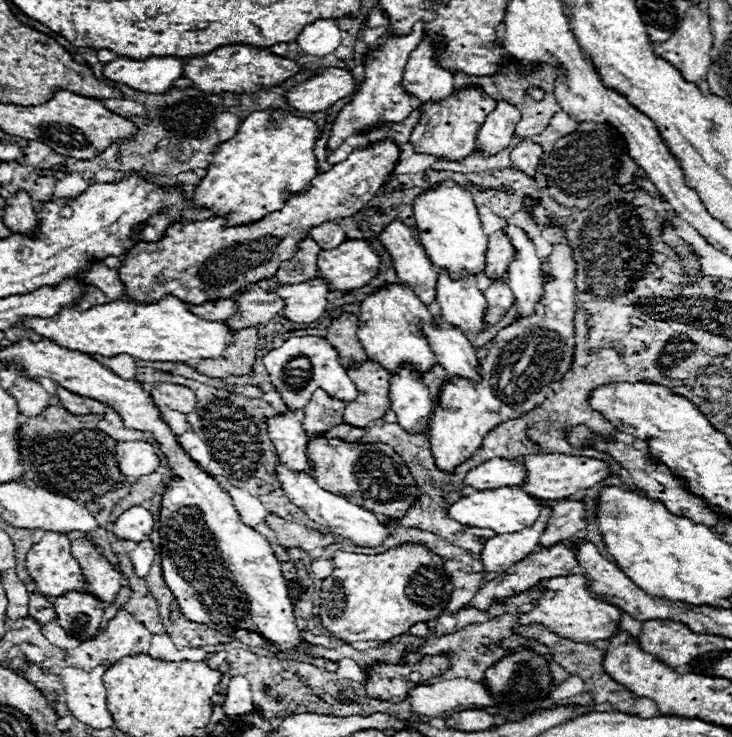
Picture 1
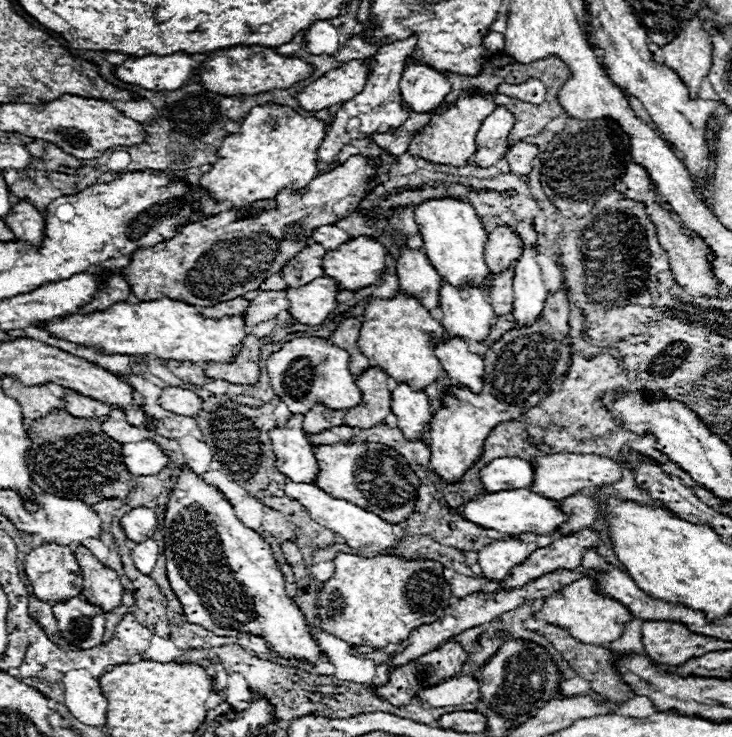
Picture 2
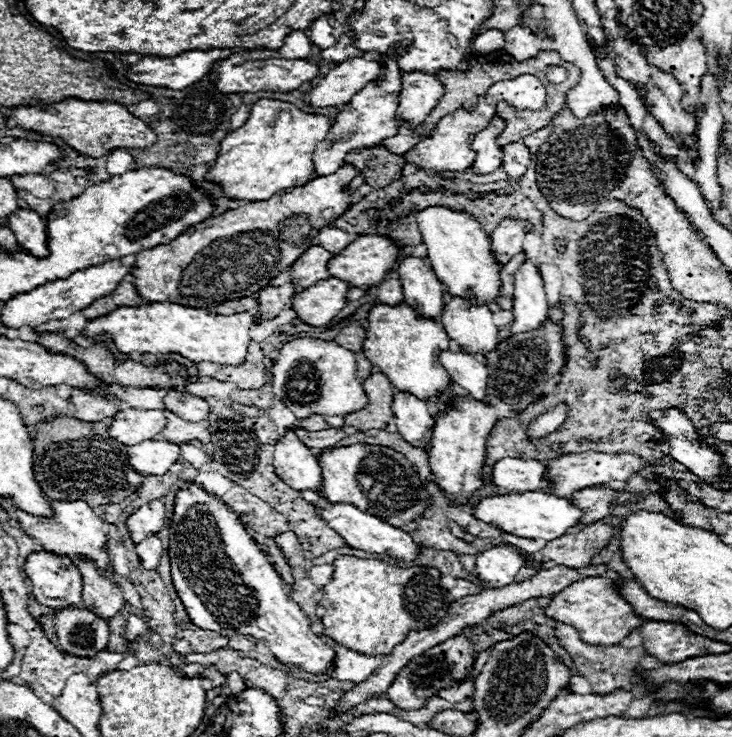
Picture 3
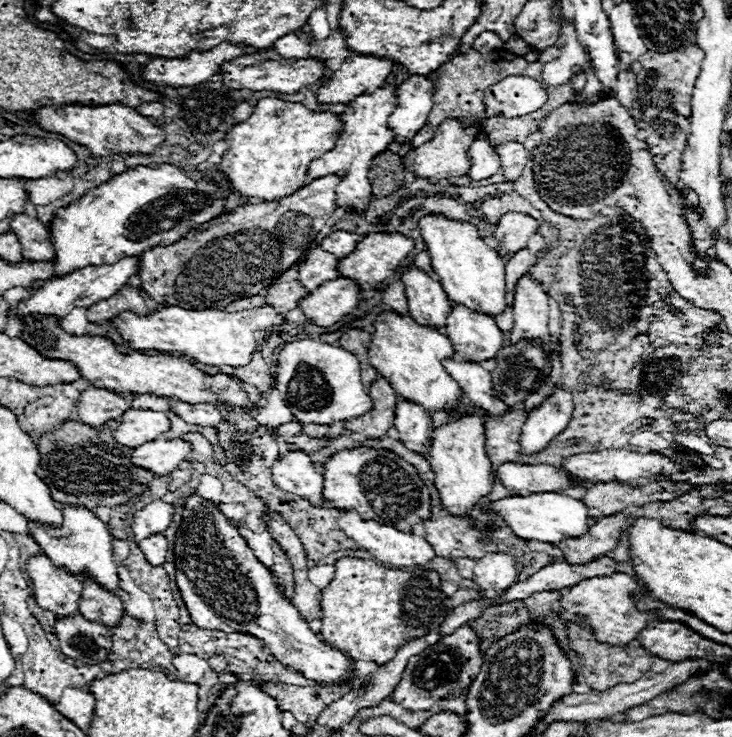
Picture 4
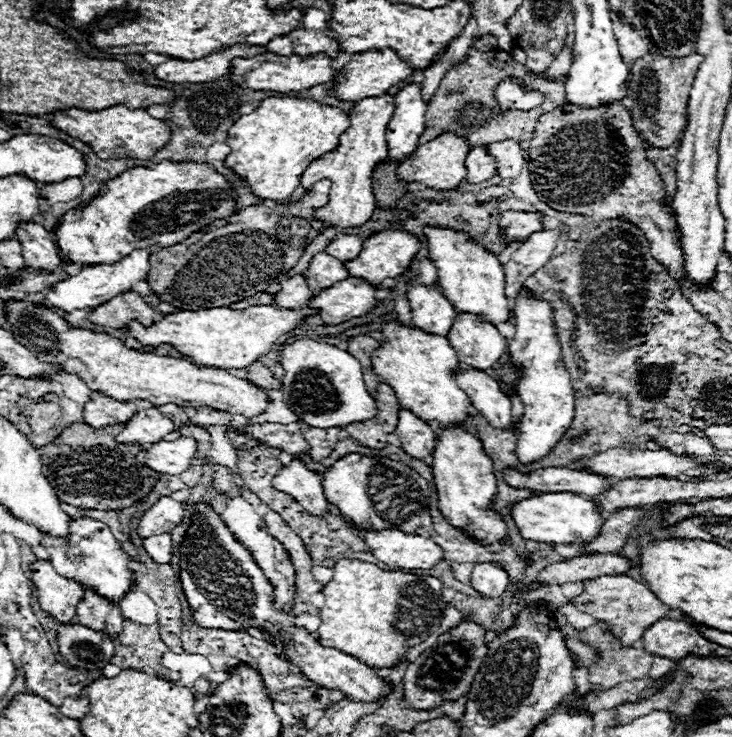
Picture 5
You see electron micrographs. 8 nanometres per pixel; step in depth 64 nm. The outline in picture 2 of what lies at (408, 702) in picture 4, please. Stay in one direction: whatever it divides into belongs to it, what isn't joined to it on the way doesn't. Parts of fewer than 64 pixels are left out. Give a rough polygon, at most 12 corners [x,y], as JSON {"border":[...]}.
{"border":[[448,640],[392,670],[374,694],[408,706],[464,668],[466,652]]}

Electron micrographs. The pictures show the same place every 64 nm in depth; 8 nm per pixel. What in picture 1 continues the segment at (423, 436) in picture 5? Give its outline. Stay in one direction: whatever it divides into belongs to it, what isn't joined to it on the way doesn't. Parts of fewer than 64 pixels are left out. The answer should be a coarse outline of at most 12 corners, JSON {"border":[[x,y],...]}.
{"border":[[402,368],[390,406],[408,434],[426,434],[432,402],[422,376]]}

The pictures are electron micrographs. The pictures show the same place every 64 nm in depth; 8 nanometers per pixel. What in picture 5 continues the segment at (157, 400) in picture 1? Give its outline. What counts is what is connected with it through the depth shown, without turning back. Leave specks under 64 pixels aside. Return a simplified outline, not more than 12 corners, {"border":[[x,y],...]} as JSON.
{"border":[[182,408],[190,422],[200,426],[232,426],[226,412]]}

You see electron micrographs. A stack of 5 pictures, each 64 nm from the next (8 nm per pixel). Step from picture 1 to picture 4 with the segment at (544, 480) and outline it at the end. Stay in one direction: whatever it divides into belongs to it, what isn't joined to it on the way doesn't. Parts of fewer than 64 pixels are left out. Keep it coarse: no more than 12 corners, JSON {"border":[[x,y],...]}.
{"border":[[624,448],[576,454],[564,470],[578,480],[634,482],[684,468],[658,452]]}

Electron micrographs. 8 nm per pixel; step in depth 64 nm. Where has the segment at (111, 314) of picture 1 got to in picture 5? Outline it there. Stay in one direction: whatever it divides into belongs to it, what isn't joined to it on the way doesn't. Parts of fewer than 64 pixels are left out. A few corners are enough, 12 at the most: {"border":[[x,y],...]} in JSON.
{"border":[[180,310],[138,342],[242,370],[318,310]]}

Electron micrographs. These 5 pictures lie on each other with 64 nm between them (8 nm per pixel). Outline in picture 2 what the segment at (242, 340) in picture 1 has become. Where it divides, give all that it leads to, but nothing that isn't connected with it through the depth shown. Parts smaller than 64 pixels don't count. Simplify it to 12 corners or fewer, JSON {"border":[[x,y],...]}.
{"border":[[246,336],[234,364],[208,362],[206,376],[232,384],[260,380],[260,342]]}

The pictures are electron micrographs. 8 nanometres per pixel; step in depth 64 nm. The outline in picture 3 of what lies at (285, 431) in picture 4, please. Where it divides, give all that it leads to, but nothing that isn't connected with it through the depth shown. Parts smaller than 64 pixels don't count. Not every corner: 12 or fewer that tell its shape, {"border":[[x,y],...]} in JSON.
{"border":[[344,428],[294,432],[304,446],[316,450],[330,448],[346,436]]}

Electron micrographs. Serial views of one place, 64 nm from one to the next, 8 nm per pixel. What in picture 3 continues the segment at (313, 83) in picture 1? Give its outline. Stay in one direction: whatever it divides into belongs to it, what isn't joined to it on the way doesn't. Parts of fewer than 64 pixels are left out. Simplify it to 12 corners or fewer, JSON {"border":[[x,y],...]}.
{"border":[[348,58],[332,68],[306,104],[342,106],[380,80],[376,60]]}

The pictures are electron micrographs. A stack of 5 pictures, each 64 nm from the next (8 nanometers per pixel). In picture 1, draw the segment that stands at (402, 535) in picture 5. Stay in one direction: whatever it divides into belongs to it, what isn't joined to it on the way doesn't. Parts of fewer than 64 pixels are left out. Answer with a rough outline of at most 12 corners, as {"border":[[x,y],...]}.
{"border":[[278,464],[284,494],[314,522],[356,546],[376,548],[386,522],[308,474]]}

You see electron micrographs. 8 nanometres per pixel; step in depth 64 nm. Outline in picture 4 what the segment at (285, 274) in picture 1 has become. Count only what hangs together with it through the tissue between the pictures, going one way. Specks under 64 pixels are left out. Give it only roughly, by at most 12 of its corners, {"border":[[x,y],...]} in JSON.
{"border":[[316,248],[298,268],[298,280],[312,292],[340,278],[334,254]]}

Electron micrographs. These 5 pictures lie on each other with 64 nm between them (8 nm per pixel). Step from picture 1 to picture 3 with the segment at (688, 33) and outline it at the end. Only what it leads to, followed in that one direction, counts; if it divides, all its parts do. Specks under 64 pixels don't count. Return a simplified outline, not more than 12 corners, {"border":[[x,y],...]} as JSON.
{"border":[[688,34],[646,62],[672,74],[690,110],[708,72],[702,42]]}

